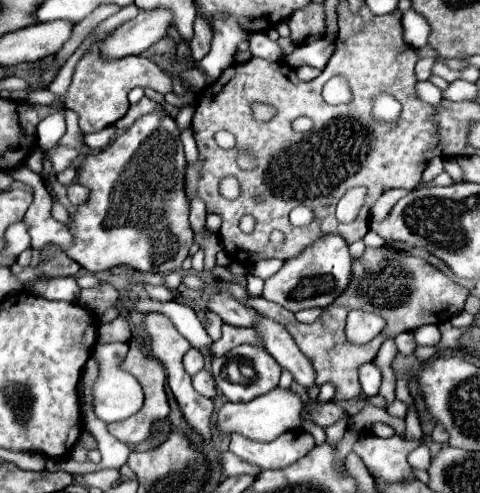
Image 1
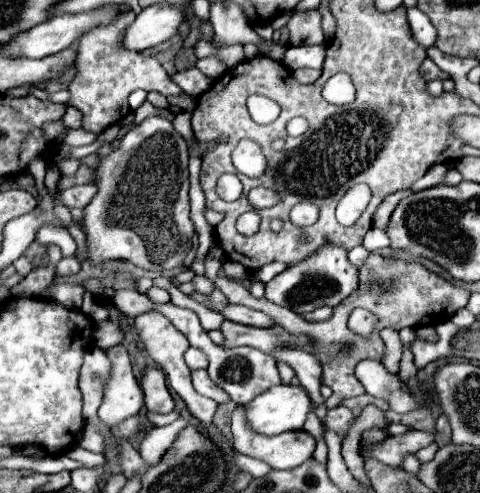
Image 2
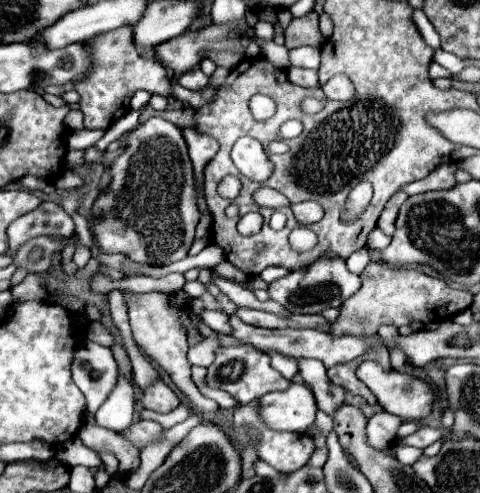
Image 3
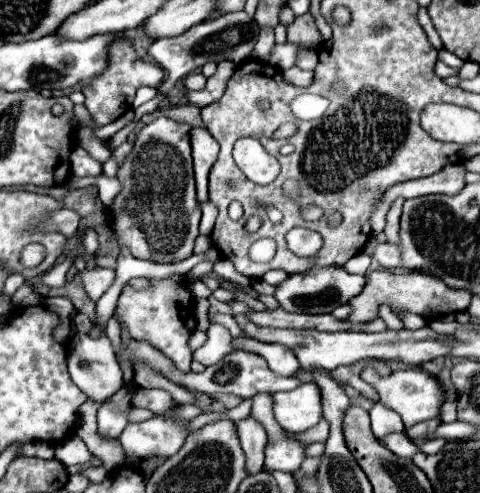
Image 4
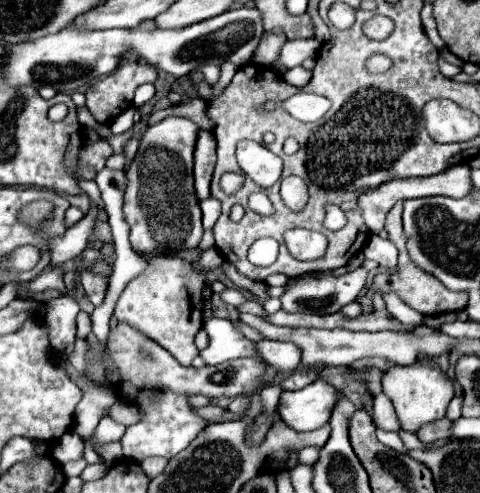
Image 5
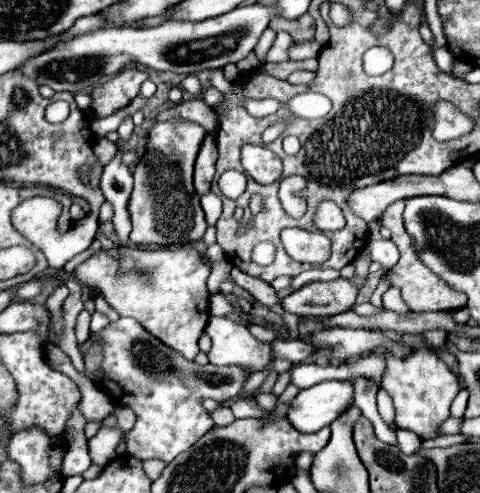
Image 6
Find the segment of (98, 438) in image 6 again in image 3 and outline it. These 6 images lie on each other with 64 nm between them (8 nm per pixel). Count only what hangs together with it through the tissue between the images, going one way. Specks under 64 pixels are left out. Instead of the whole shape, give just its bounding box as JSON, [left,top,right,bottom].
[96,372,136,432]

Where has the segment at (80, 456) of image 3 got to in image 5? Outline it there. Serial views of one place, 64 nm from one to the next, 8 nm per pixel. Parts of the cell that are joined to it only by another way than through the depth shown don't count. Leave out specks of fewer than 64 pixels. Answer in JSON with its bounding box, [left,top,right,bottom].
[52,432,84,464]

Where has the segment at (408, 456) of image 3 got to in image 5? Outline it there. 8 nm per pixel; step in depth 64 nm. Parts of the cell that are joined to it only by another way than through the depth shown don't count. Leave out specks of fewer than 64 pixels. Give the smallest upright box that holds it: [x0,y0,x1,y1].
[376,428,404,452]

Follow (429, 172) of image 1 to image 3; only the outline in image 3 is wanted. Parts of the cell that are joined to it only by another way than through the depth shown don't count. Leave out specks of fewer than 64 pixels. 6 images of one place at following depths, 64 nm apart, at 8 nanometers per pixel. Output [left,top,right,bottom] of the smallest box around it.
[400,162,458,196]

